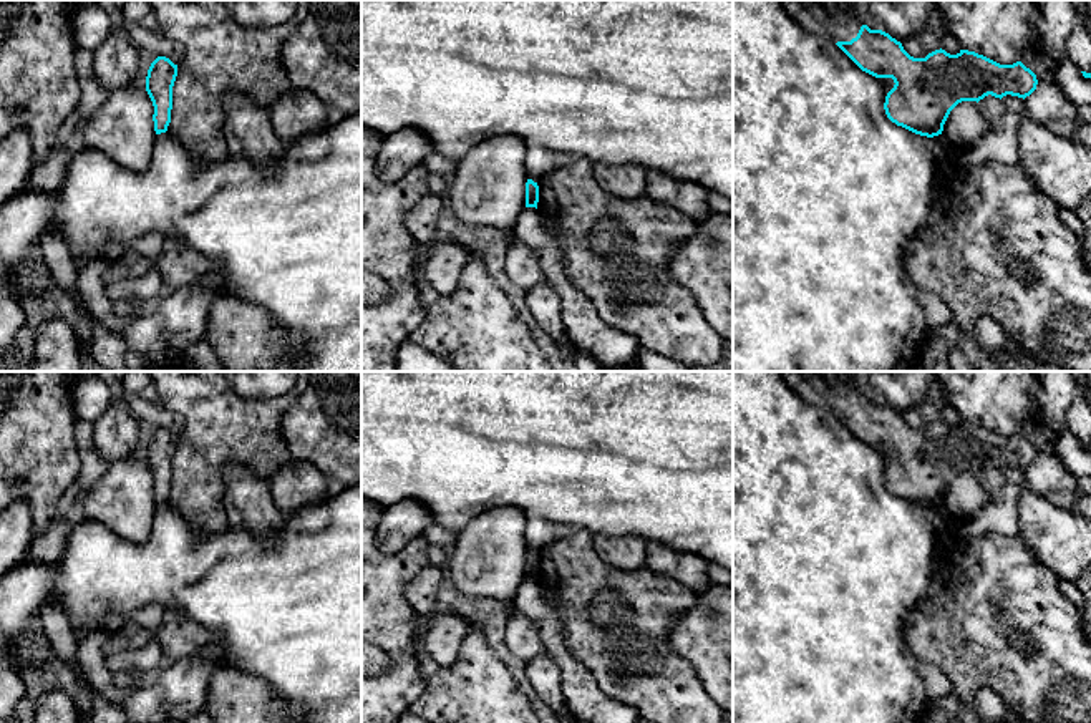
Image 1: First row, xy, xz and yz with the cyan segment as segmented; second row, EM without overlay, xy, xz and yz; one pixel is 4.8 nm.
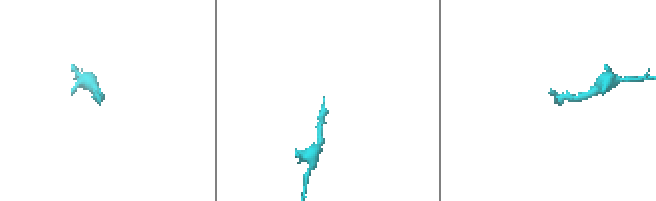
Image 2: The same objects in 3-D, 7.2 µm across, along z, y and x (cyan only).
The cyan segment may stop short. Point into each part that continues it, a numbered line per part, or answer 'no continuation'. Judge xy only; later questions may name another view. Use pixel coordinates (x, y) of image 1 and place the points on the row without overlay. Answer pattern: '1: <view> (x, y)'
no continuation

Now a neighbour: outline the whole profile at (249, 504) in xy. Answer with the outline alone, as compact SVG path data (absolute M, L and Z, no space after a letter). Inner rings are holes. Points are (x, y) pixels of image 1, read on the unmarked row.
M225 464L224 506L229 526L247 529L259 541L270 541L285 524L272 499L270 481L237 464Z

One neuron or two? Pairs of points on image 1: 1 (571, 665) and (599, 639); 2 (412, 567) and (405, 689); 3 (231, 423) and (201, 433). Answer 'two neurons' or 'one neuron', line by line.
1: two neurons
2: one neuron
3: one neuron

